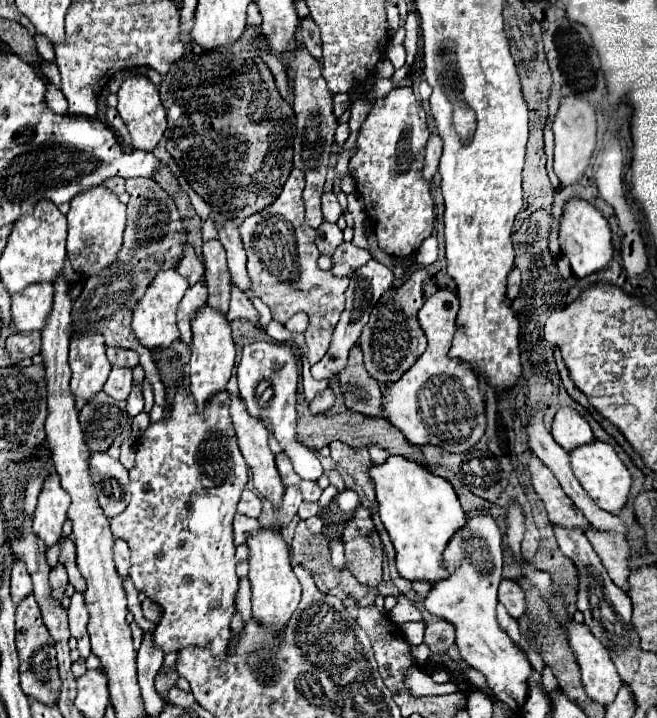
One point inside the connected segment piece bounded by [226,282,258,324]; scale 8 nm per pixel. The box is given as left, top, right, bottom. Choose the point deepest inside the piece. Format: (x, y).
(240, 307)

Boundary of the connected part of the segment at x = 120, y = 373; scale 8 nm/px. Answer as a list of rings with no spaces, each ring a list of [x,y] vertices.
[[[114,366],[104,384],[104,392],[114,400],[126,400],[130,390],[132,390],[132,370]]]

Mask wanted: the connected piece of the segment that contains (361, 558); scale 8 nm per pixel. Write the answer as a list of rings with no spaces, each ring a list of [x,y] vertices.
[[[360,506],[352,520],[344,528],[344,550],[346,550],[346,568],[358,578],[364,586],[378,586],[382,582],[382,542],[374,528],[370,510]]]

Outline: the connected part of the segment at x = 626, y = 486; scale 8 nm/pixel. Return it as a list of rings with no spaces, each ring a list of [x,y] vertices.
[[[592,440],[588,444],[574,448],[570,452],[570,466],[572,466],[572,472],[574,472],[576,480],[580,482],[580,486],[602,510],[612,512],[612,514],[620,512],[620,508],[626,504],[632,478],[630,478],[630,472],[626,470],[626,466],[622,464],[622,460],[618,458],[616,450],[608,442]]]

